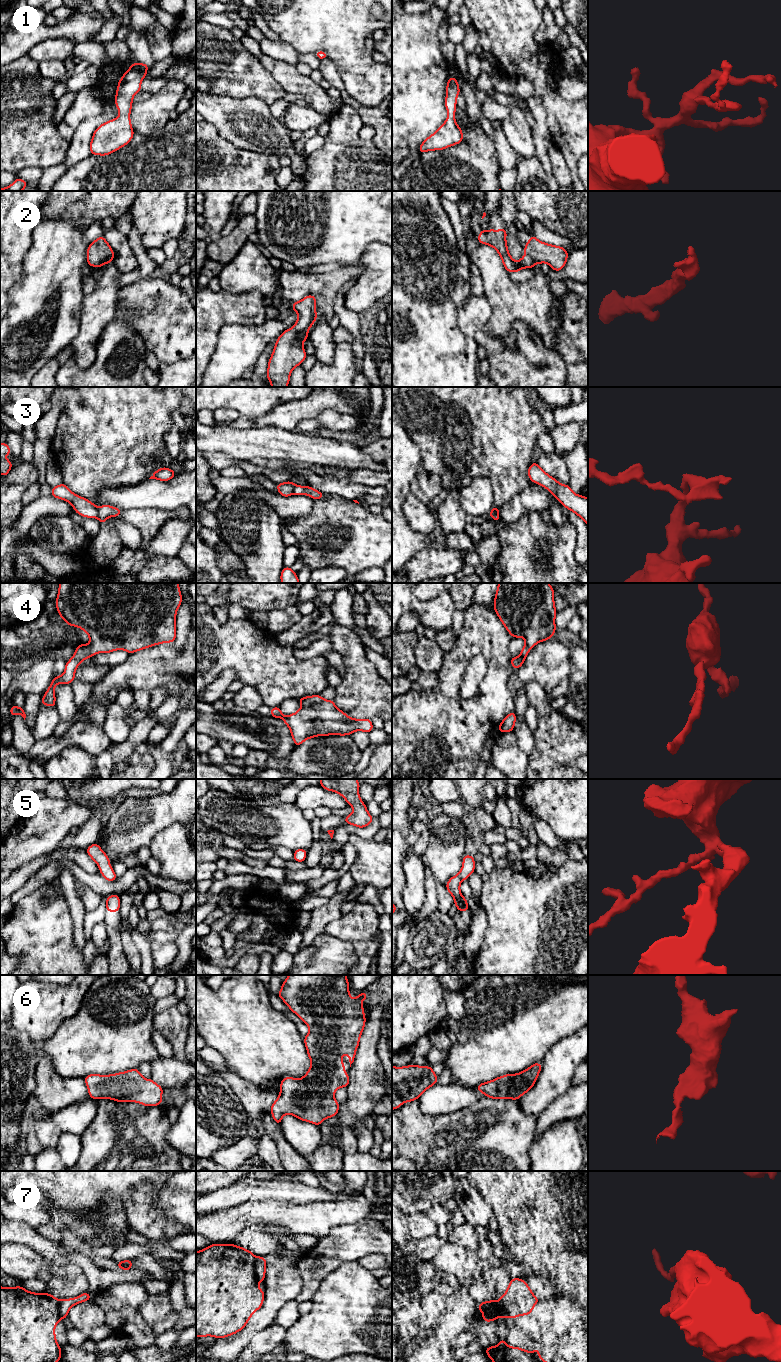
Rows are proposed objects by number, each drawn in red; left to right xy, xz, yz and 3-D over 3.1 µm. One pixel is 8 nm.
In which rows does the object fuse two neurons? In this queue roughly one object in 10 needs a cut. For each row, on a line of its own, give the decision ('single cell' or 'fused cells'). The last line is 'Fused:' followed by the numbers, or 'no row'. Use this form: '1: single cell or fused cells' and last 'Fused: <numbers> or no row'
1: single cell
2: single cell
3: fused cells
4: single cell
5: single cell
6: single cell
7: fused cells
Fused: 3, 7

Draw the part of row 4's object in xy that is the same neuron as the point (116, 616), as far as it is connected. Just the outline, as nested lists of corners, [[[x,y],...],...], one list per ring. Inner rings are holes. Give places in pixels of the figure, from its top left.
[[[59,583],[56,609],[59,616],[70,626],[79,627],[89,636],[89,644],[80,644],[72,658],[66,662],[64,673],[54,676],[49,688],[42,697],[41,704],[56,707],[55,686],[70,684],[75,679],[79,664],[97,653],[110,653],[126,650],[129,654],[161,643],[171,643],[176,639],[176,614],[182,603],[178,583]]]

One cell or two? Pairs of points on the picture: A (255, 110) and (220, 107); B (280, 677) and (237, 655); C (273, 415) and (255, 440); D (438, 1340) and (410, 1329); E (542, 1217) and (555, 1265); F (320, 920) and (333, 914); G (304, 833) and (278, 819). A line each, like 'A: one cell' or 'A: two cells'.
A: one cell
B: one cell
C: two cells
D: two cells
E: one cell
F: one cell
G: one cell

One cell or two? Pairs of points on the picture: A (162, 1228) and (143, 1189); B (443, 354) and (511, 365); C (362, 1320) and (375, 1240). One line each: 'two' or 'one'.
A: one
B: two
C: two

